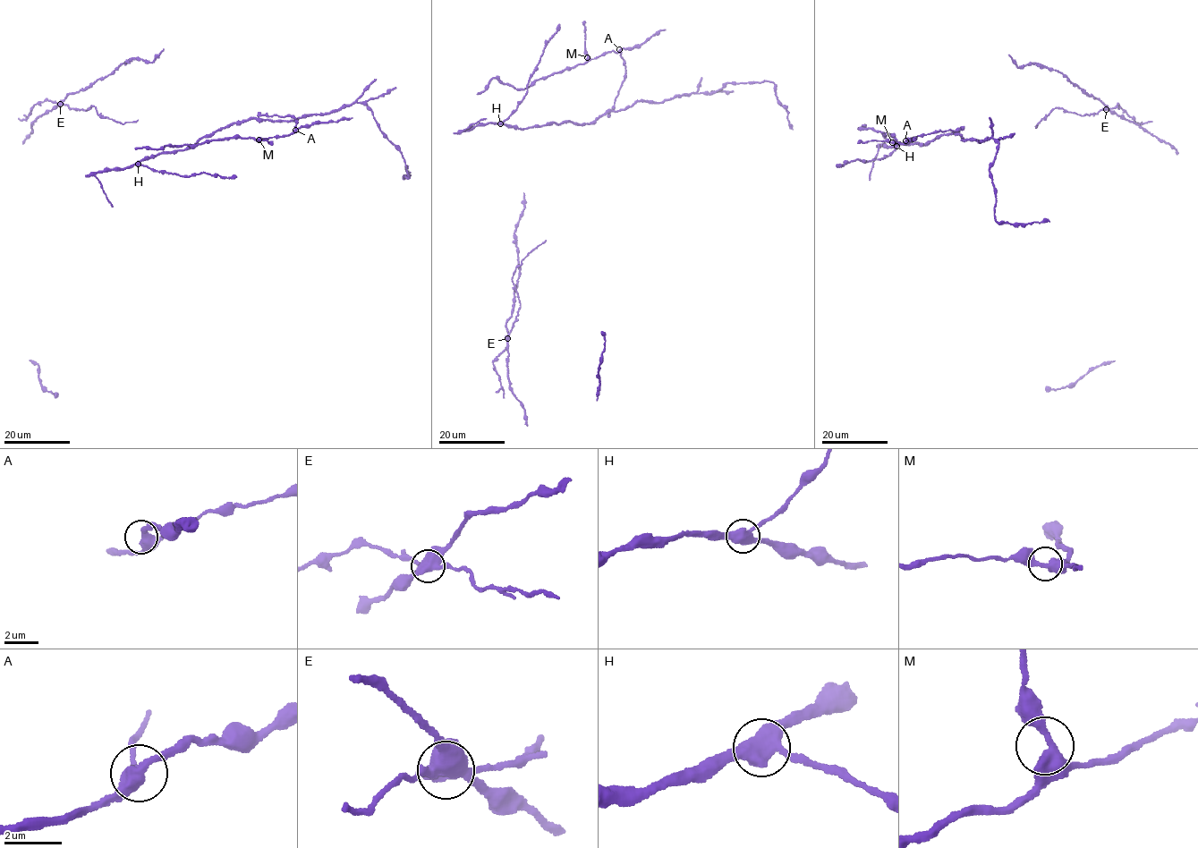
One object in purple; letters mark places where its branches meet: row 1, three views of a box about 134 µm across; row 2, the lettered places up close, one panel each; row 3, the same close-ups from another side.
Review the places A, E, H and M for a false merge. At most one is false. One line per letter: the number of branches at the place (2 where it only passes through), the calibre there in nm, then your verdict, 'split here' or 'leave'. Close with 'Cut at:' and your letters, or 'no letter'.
A: 3 branches meet; 360 nm thick; leave
E: 3 branches meet; 550 nm thick; split here
H: 3 branches meet; 500 nm thick; leave
M: 3 branches meet; 360 nm thick; leave
Cut at: E

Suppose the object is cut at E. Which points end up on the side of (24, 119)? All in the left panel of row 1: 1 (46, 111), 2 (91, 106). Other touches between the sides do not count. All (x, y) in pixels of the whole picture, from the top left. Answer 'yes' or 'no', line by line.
1: no
2: yes

